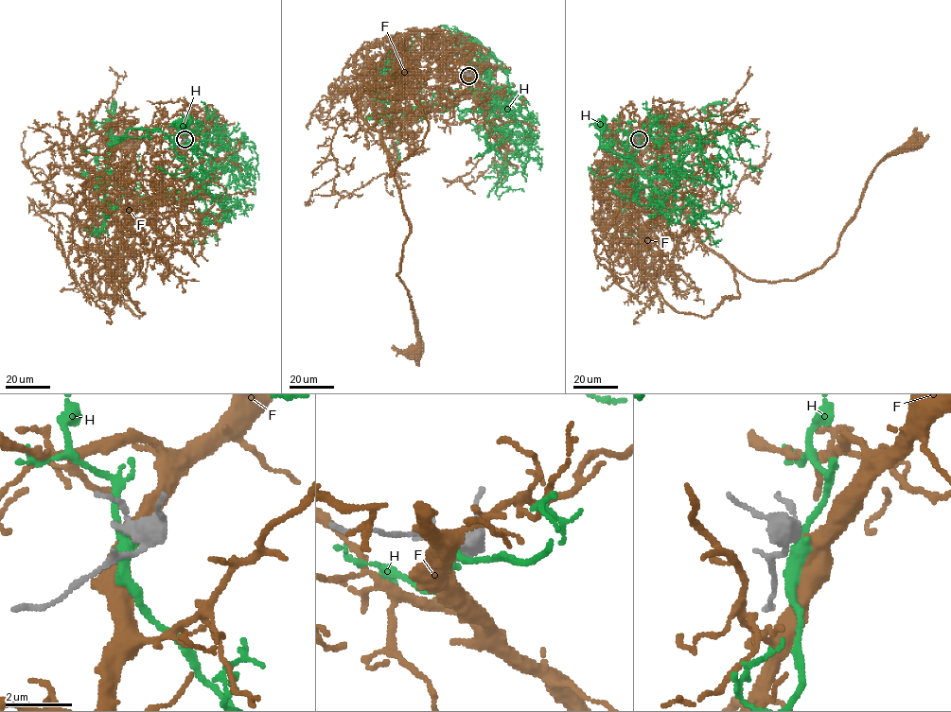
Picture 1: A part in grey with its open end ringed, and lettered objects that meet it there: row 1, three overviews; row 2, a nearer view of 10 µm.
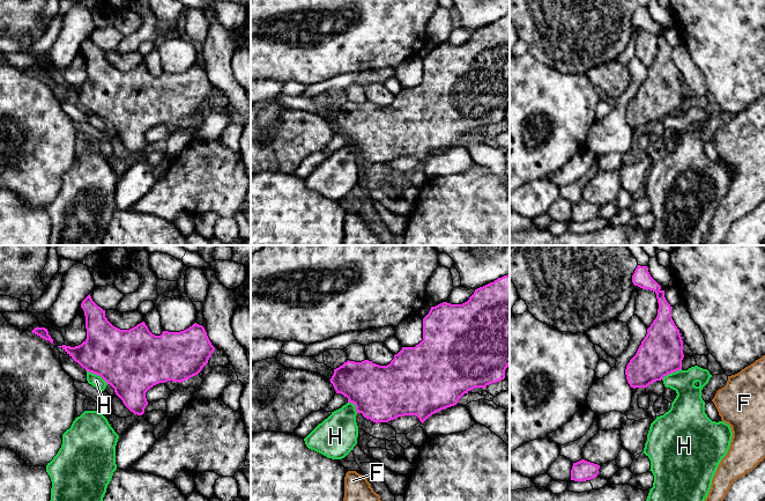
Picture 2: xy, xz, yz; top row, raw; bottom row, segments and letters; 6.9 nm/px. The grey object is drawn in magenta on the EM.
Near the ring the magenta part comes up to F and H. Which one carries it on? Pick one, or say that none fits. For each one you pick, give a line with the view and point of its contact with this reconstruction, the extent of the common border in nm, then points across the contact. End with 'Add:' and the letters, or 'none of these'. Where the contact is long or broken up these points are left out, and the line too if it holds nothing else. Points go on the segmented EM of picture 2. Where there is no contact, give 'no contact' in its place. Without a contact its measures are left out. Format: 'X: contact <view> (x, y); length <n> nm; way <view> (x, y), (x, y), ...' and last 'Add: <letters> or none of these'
F: no contact
Add: F

